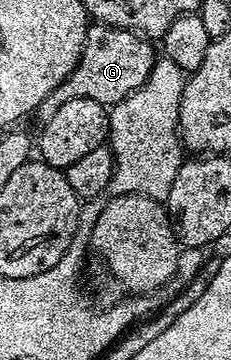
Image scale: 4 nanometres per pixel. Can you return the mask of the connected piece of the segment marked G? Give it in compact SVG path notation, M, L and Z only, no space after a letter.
M91 23L87 26L85 43L81 47L81 59L77 59L77 67L60 83L53 87L45 99L41 99L37 110L40 122L53 119L57 107L69 103L69 99L93 99L93 103L101 103L104 107L116 105L121 99L125 99L141 83L149 77L149 71L153 71L157 60L155 49L148 38L131 29L118 29L112 25L100 25Z

